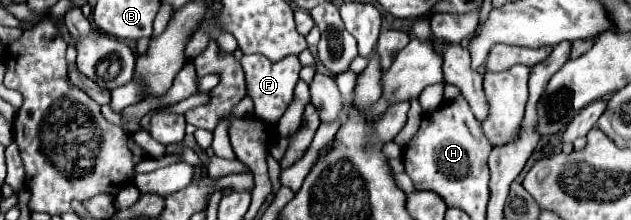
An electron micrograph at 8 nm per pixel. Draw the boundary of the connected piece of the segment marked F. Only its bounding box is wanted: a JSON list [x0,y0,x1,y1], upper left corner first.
[241,54,301,124]

